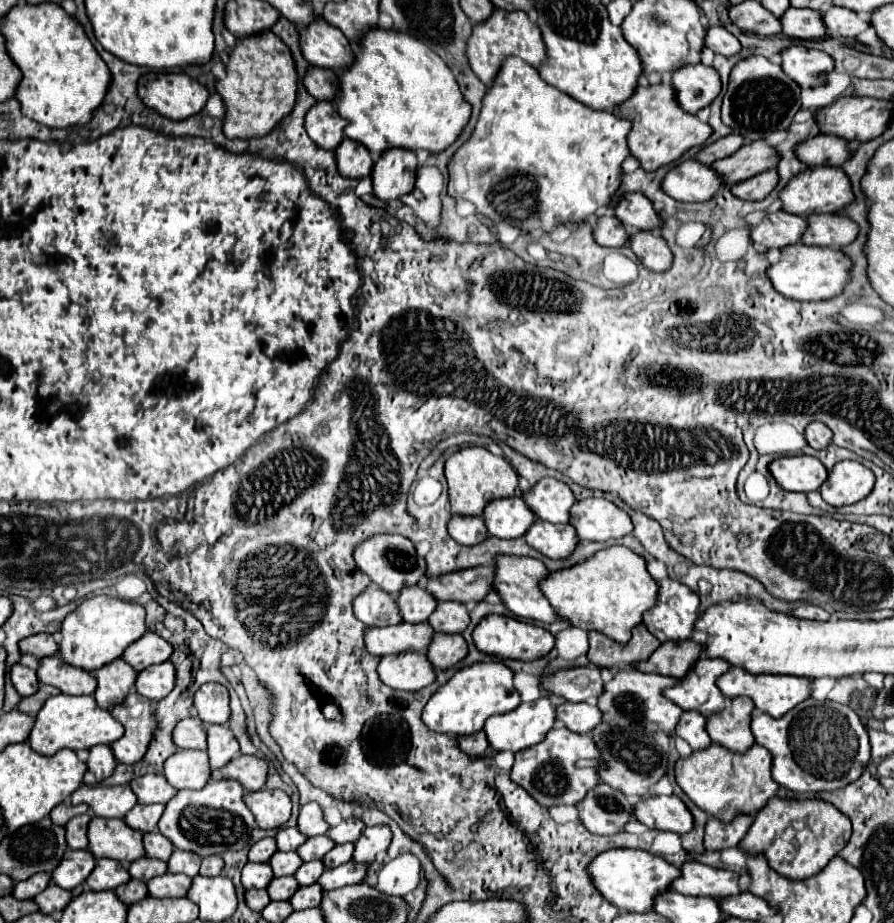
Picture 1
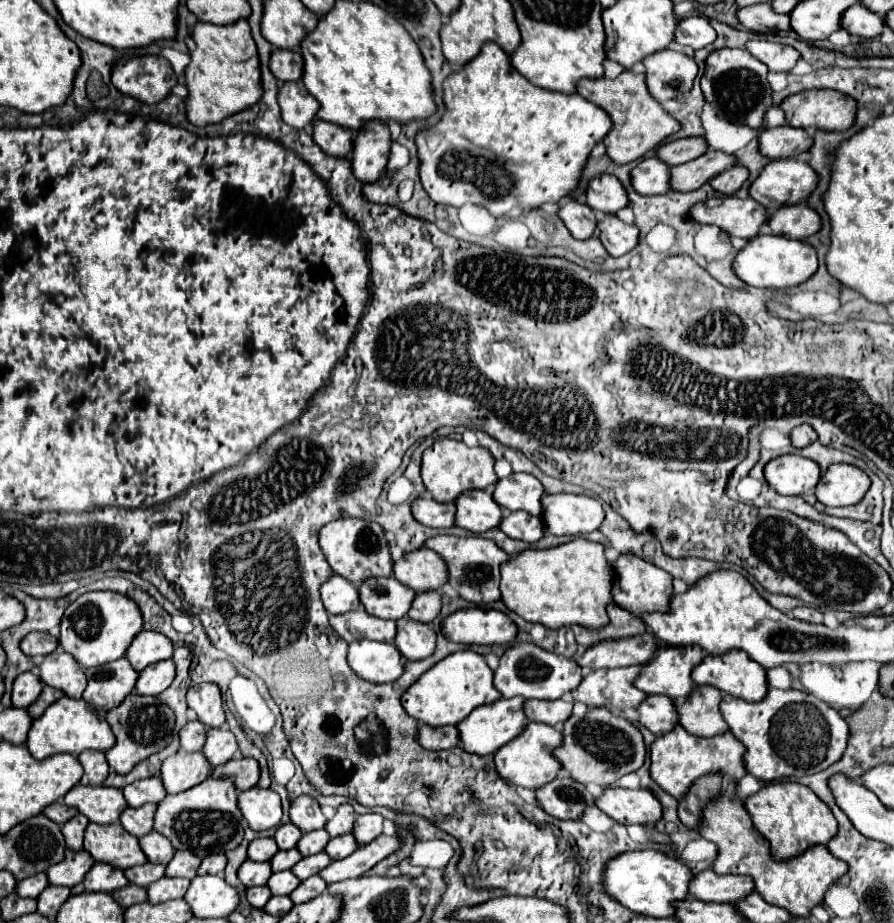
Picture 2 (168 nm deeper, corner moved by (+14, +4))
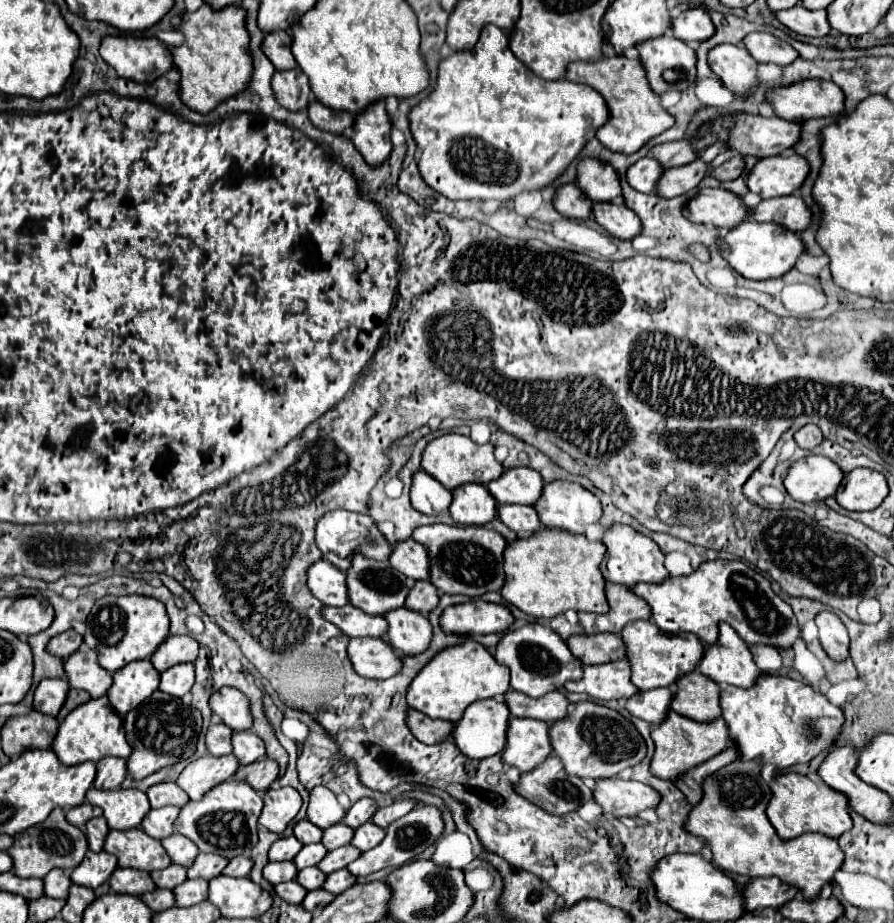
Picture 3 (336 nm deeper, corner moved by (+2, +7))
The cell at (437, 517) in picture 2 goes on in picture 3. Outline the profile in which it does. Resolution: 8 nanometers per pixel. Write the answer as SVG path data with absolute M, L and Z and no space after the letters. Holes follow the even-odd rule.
M420 469L412 475L410 501L416 511L424 515L438 515L448 511L448 505L452 503L452 493Z

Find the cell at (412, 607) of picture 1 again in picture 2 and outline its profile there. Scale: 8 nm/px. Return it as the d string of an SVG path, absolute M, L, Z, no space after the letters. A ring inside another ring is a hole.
M370 578L360 586L360 600L368 614L382 620L400 620L412 598L416 596L412 588L400 584L396 578Z

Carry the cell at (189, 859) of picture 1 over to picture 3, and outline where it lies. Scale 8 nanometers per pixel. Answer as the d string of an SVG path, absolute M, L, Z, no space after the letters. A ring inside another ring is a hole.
M200 853L194 861L194 865L188 869L188 879L196 879L196 877L202 877L202 879L214 879L218 875L222 875L224 867L228 865L228 859L220 857L220 855L208 855L208 853Z

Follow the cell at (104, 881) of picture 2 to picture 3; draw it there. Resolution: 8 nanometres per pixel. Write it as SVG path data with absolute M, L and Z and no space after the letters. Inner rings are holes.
M118 867L112 873L110 887L114 893L126 893L126 895L136 895L136 897L156 889L150 873L138 871L138 869L122 869L122 867Z

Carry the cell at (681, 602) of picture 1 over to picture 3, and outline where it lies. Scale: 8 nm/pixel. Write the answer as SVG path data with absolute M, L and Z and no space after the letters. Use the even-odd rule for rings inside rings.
M610 525L604 529L602 543L606 545L606 557L600 565L600 571L606 581L634 587L640 581L662 583L668 577L668 571L664 567L664 553L660 551L660 547L656 547L656 543L650 537L642 535L640 531L628 525Z

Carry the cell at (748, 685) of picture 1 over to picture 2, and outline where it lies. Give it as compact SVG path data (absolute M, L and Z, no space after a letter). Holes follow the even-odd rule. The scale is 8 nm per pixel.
M738 650L724 656L706 656L702 664L692 670L692 680L700 686L716 686L746 702L760 702L768 694L766 668Z

